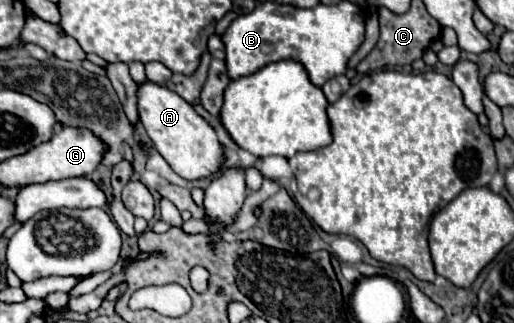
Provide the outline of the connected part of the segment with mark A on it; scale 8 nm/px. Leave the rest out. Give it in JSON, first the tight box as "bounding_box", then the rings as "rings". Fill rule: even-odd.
{"bounding_box":[137,80,223,180],"rings":[[[145,80],[137,84],[137,112],[153,142],[153,148],[181,178],[201,180],[221,168],[223,152],[215,128],[211,128],[209,122],[203,120],[189,102],[177,96],[177,92]]]}

